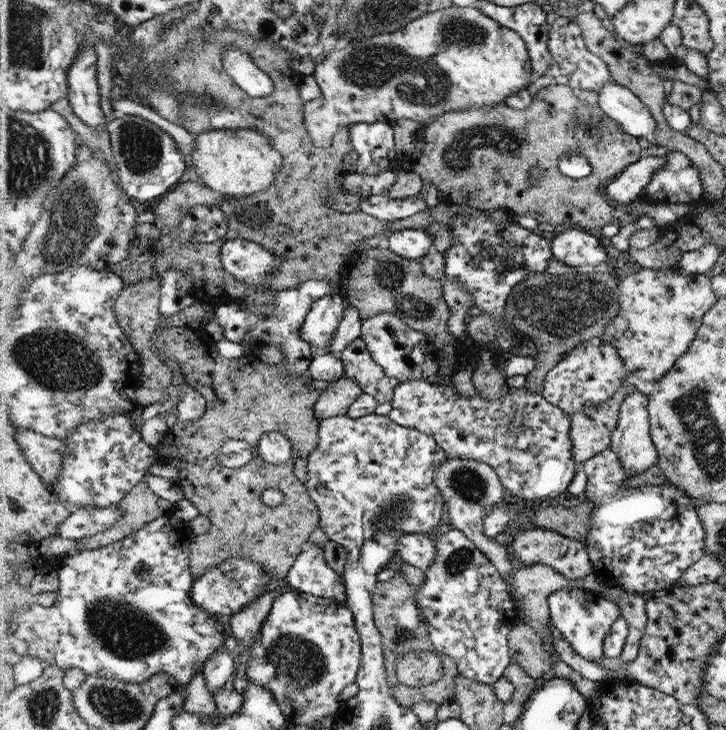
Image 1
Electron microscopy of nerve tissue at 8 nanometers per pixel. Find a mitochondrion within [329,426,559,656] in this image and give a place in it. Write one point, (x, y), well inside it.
(390, 516)

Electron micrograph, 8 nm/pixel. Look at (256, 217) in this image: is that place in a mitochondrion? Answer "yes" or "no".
yes

